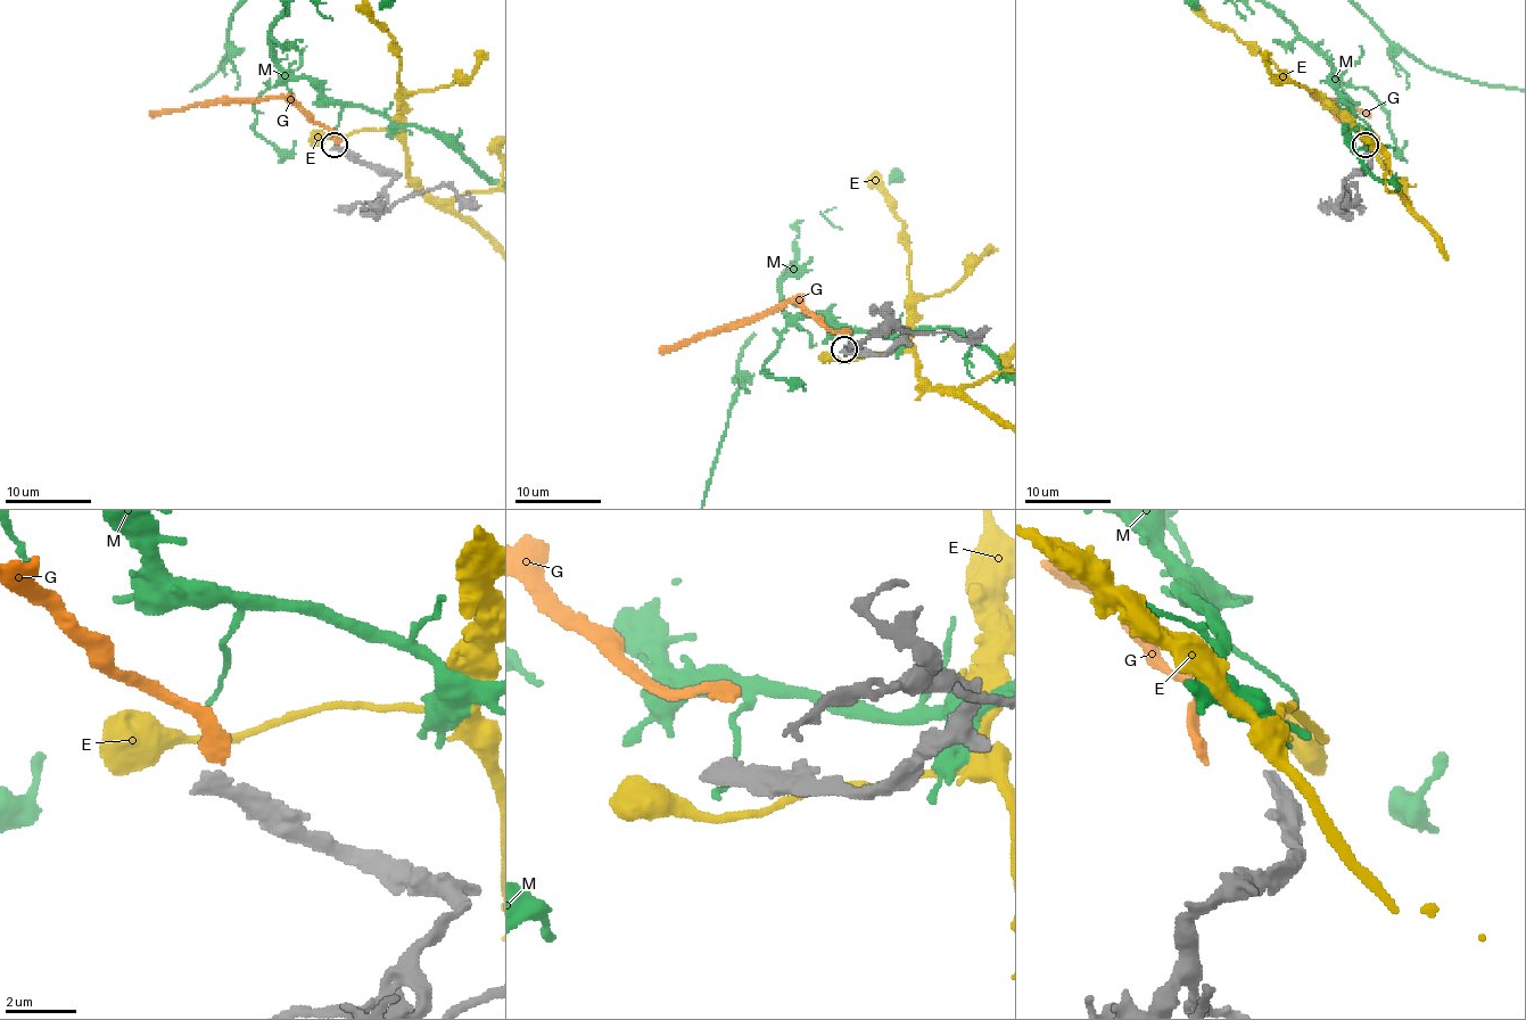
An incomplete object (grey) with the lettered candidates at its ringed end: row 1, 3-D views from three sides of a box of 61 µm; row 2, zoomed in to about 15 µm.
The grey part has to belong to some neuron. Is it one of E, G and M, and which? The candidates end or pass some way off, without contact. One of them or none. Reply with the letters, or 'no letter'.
no letter

